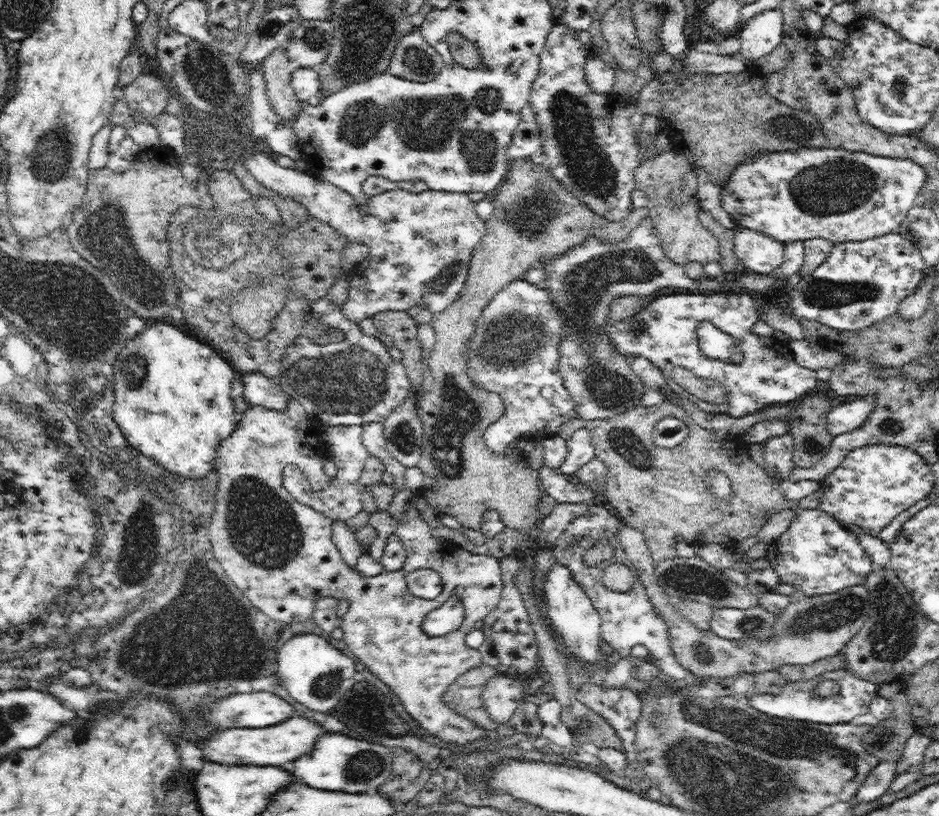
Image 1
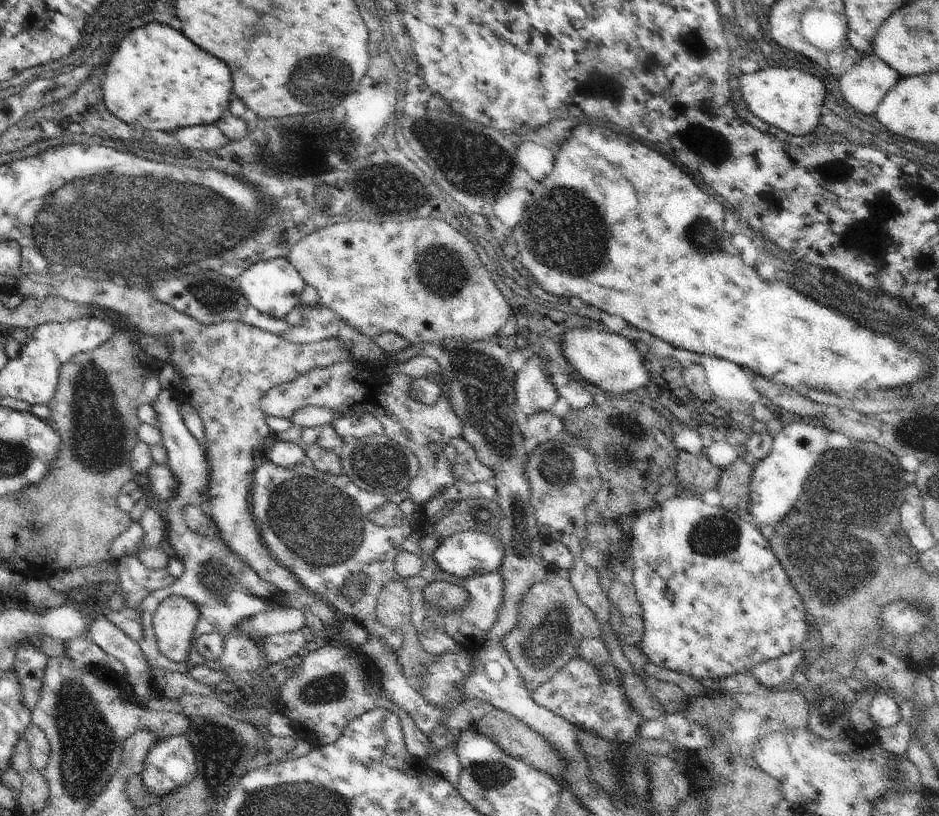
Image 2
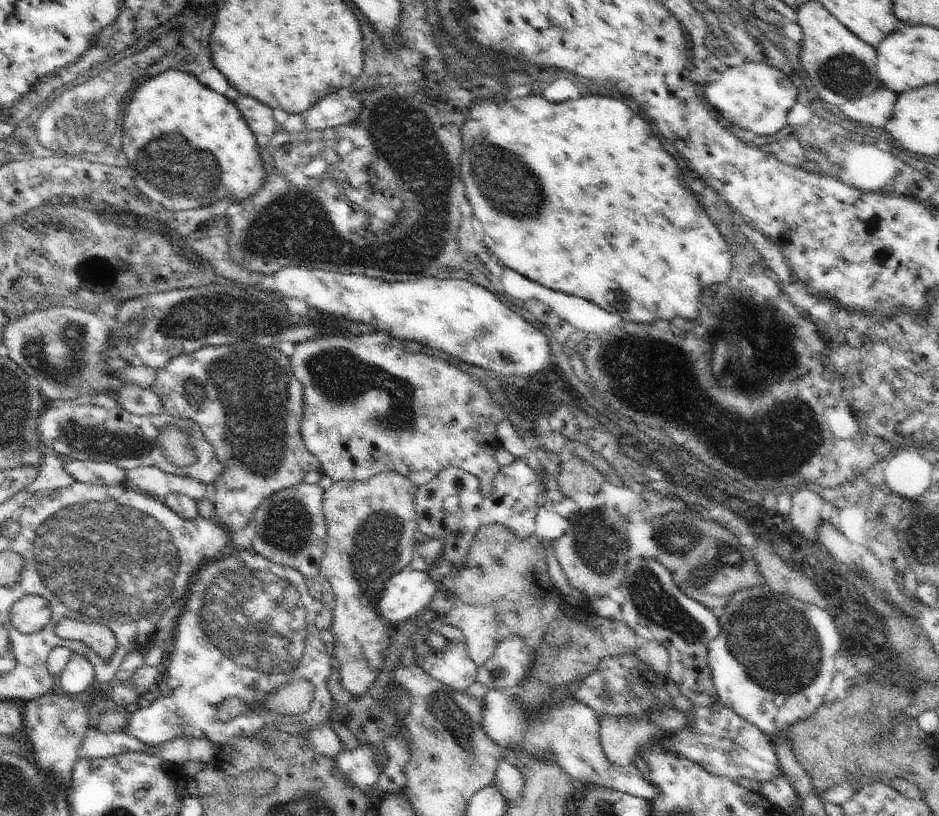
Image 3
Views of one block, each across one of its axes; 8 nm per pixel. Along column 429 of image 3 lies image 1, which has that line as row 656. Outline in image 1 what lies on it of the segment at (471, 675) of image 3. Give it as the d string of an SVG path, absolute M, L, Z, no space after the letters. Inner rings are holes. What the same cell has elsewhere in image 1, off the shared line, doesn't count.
M590 504L588 512L572 520L565 530L560 534L555 542L552 551L555 555L555 562L561 564L570 570L573 579L584 589L587 597L592 601L594 608L598 611L603 620L603 626L600 630L600 638L605 640L614 650L626 658L630 655L633 646L644 645L649 650L649 659L666 673L667 681L678 686L685 683L691 672L682 668L672 649L670 648L669 634L663 618L654 610L649 596L646 594L644 585L638 578L638 571L632 564L632 561L626 556L623 546L616 538L619 520L610 506L598 506ZM602 538L607 538L614 548L614 556L606 562L596 566L588 566L584 563L584 552L592 546L596 546ZM616 562L623 562L635 573L636 582L632 590L628 592L614 592L608 590L602 580L602 574L605 567Z

